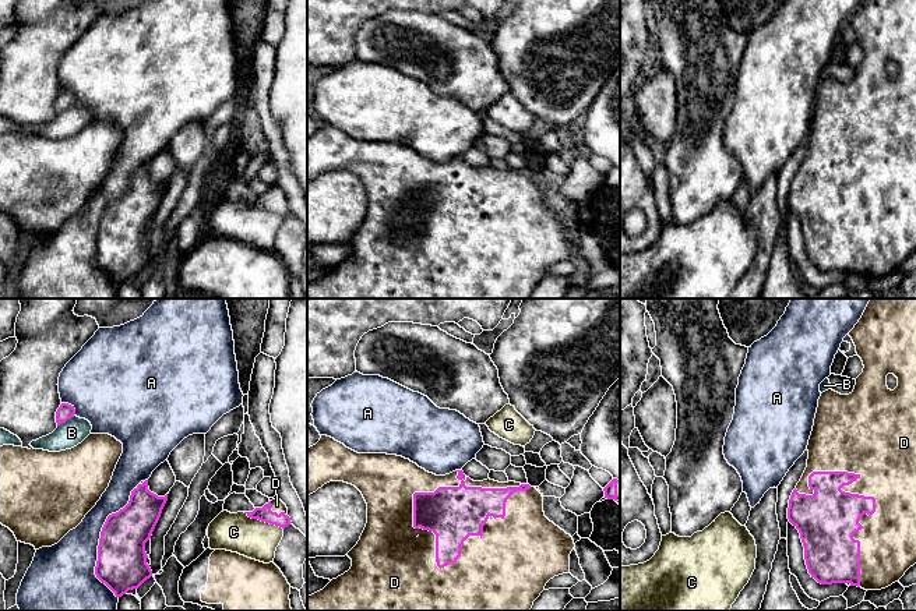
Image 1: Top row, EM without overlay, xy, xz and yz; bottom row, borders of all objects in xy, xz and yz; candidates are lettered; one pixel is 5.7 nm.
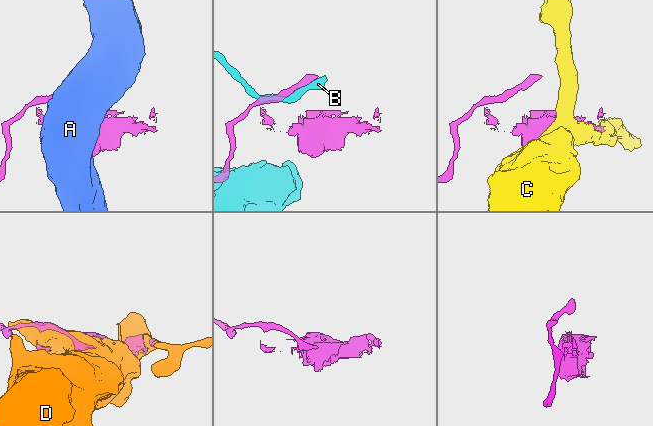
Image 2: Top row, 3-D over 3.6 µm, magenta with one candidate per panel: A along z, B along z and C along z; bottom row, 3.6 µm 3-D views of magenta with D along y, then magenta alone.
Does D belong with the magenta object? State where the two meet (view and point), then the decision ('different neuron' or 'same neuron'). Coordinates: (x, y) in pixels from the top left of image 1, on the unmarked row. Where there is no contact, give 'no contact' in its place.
xz (462, 230) | same neuron

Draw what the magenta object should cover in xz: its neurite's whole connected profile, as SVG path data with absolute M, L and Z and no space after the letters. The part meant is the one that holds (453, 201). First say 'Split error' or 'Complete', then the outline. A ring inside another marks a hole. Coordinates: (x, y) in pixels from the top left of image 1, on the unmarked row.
Split error. M321 123L320 128L307 135L307 183L330 169L344 169L355 173L367 191L367 211L357 232L348 240L352 254L348 259L332 266L323 278L307 283L307 299L531 299L533 289L554 264L570 259L570 241L575 232L570 222L550 209L543 199L542 181L529 172L494 167L473 169L455 158L436 163L416 151L397 142L357 141L331 124Z

